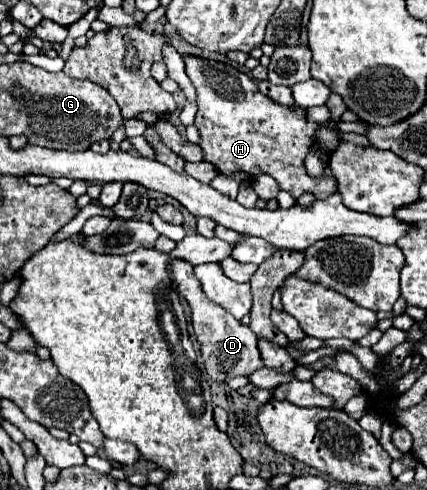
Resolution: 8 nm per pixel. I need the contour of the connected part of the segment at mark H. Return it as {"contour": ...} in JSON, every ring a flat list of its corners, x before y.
{"contour":[[185,56,185,68,197,92,199,110,195,126,201,136,203,160,213,164,219,174,233,176,235,172,245,172,251,178,267,174,293,198,311,192,315,200,321,200,337,192,337,182,329,174,329,156,323,156,325,174,321,178,311,178,305,170,305,156,315,148,315,134,323,124,309,122,299,106,277,106,277,102,257,90,257,84,247,74,229,64]]}

